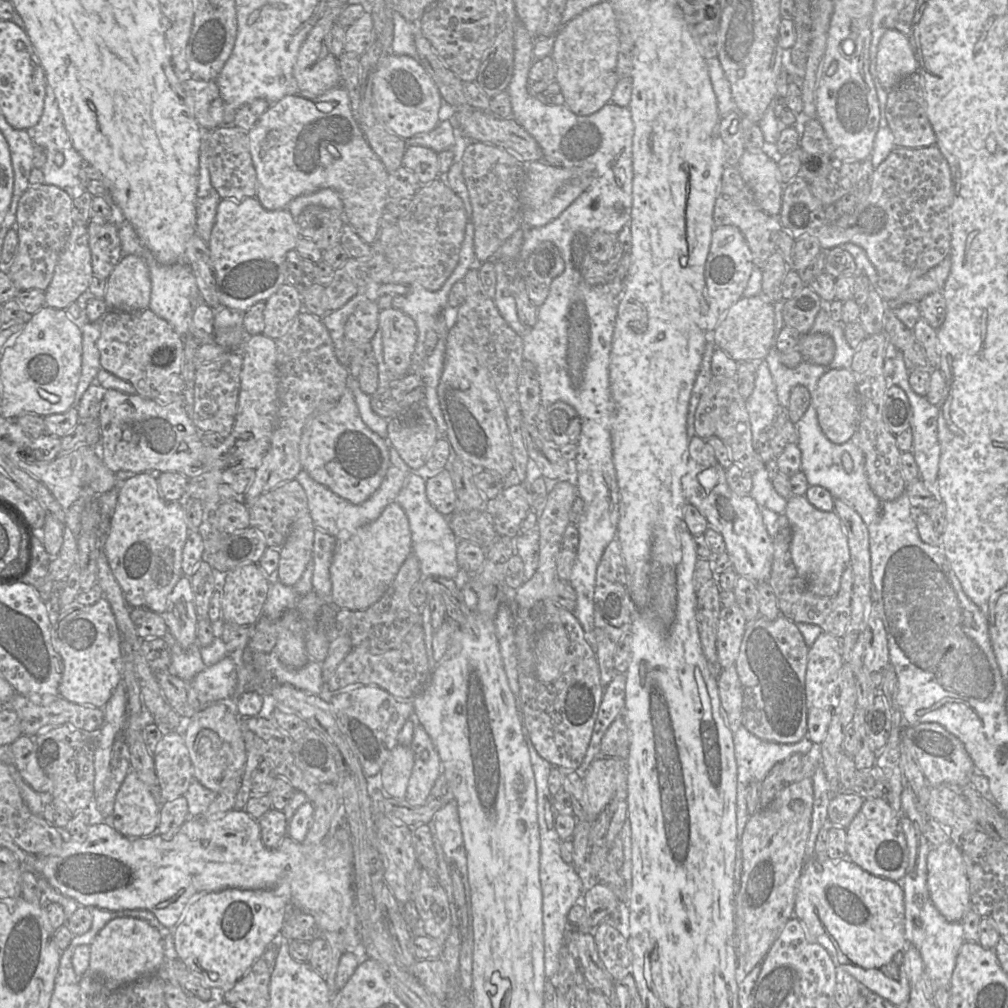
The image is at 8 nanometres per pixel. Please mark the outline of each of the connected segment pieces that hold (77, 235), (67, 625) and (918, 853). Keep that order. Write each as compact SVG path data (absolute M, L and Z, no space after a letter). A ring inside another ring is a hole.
M74 224L55 266L53 278L45 290L45 305L55 309L66 309L88 290L93 276L87 225Z
M102 597L95 604L83 606L77 603L62 608L57 622L52 625L52 644L61 656L63 673L59 684L59 695L65 700L83 706L103 708L113 691L122 681L122 636L109 602Z
M914 794L914 802L909 799L903 798L900 810L898 811L898 818L900 826L906 838L909 864L905 876L897 882L904 892L904 907L905 907L905 939L909 944L912 944L919 951L923 964L924 971L930 978L933 990L943 986L950 985L950 980L956 966L956 960L961 946L965 942L963 926L961 922L949 922L940 912L936 909L933 902L930 899L929 891L927 888L927 855L932 847L924 835L924 818L925 815L918 810L918 802Z

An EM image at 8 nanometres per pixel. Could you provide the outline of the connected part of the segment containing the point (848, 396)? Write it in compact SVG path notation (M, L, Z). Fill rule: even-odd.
M832 369L818 381L816 411L825 436L835 444L843 444L855 434L859 422L859 400L856 382L850 369Z

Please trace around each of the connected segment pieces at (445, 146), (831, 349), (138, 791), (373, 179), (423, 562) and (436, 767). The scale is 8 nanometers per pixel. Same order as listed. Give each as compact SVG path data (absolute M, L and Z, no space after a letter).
M445 120L439 122L439 124L433 130L418 134L410 139L405 140L405 142L407 146L423 146L430 148L437 153L440 153L444 150L454 150L456 152L456 159L460 159L460 150L464 149L468 143L475 141L470 141L467 139L458 127L455 126L453 129L453 124L451 124L450 120Z
M807 333L800 336L796 349L803 361L826 366L835 355L835 342L832 337L823 333Z
M130 770L117 792L109 823L128 838L147 837L157 832L160 797Z
M342 84L314 98L300 94L286 95L269 108L248 131L250 152L257 175L257 199L270 211L287 208L296 197L322 188L336 190L343 201L343 216L359 237L371 245L380 232L380 221L390 201L388 177L384 164L367 142L354 119L348 92Z
M411 472L400 490L396 501L405 511L412 537L412 554L420 564L420 570L425 576L437 576L447 579L461 579L463 571L457 561L457 538L449 525L449 517L442 515L430 503L426 495L426 480Z
M414 715L410 719L414 722L413 739L410 746L414 752L414 766L405 800L413 806L421 806L441 774L442 764L428 733Z

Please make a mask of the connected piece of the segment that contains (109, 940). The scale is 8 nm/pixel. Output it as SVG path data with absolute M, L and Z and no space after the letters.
M117 917L109 921L89 946L89 972L99 977L109 989L157 974L166 960L163 933L147 921L132 917Z

